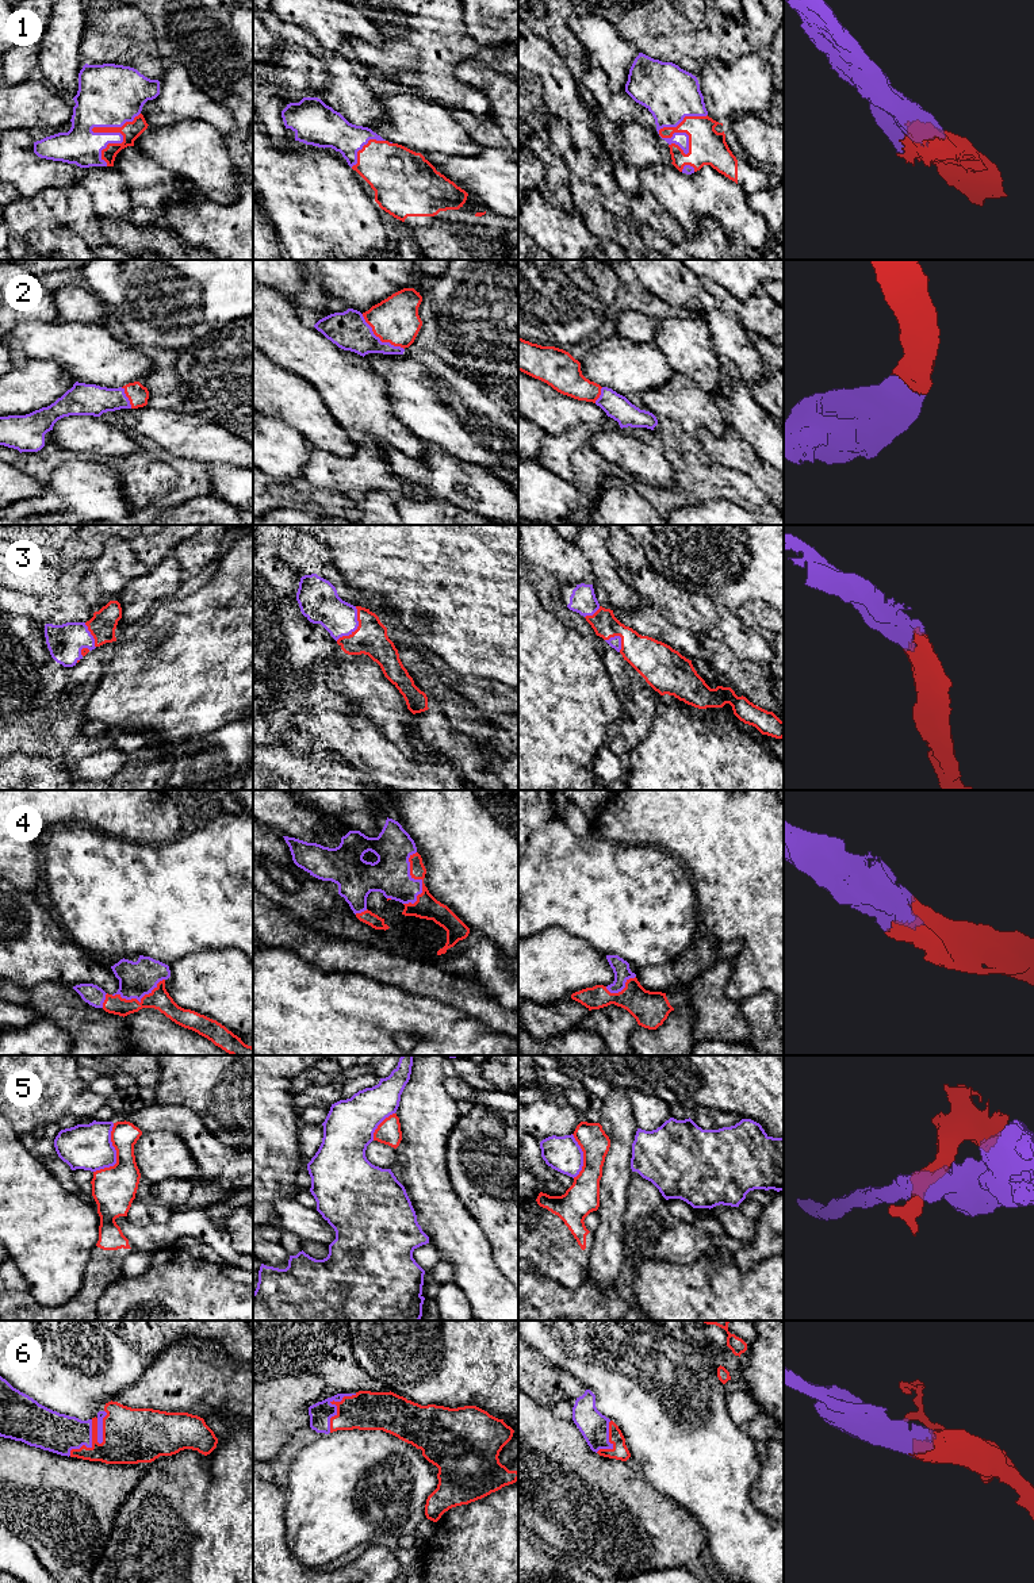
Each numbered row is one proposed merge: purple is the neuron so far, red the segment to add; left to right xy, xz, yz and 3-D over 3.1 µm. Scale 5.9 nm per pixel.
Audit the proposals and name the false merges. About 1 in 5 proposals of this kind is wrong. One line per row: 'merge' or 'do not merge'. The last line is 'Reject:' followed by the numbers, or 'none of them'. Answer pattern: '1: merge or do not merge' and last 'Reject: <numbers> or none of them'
1: merge
2: merge
3: merge
4: merge
5: do not merge
6: merge
Reject: 5

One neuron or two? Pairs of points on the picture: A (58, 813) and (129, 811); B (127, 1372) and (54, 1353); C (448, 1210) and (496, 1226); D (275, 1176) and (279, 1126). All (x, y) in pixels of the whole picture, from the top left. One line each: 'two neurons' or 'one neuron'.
A: one neuron
B: one neuron
C: two neurons
D: one neuron

